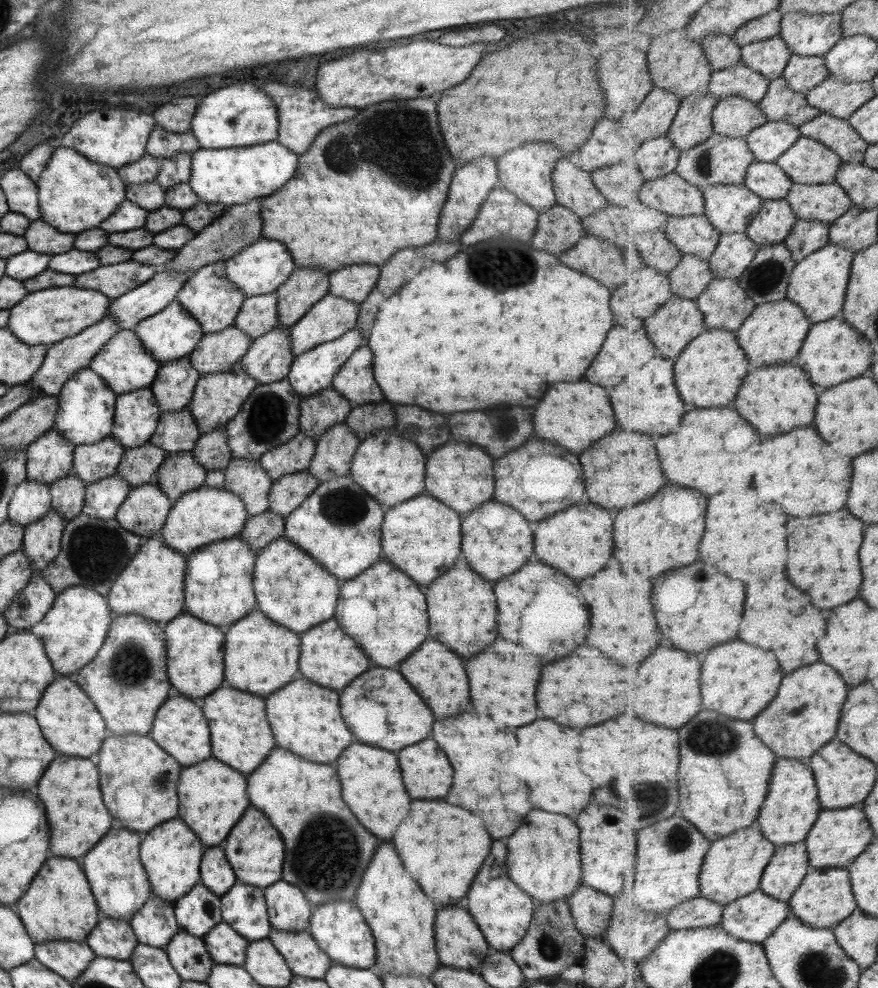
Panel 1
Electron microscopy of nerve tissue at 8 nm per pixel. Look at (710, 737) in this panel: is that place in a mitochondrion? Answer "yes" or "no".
yes

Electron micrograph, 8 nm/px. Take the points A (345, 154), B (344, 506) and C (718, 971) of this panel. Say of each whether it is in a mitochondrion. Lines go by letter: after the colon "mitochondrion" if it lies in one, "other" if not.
A: mitochondrion
B: mitochondrion
C: mitochondrion

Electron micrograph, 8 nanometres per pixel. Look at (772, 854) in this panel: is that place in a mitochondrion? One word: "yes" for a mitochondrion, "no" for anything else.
no

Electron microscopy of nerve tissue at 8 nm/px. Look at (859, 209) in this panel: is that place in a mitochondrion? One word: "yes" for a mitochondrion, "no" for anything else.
no

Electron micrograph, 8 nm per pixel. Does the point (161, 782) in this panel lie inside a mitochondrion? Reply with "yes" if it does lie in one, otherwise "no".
yes

